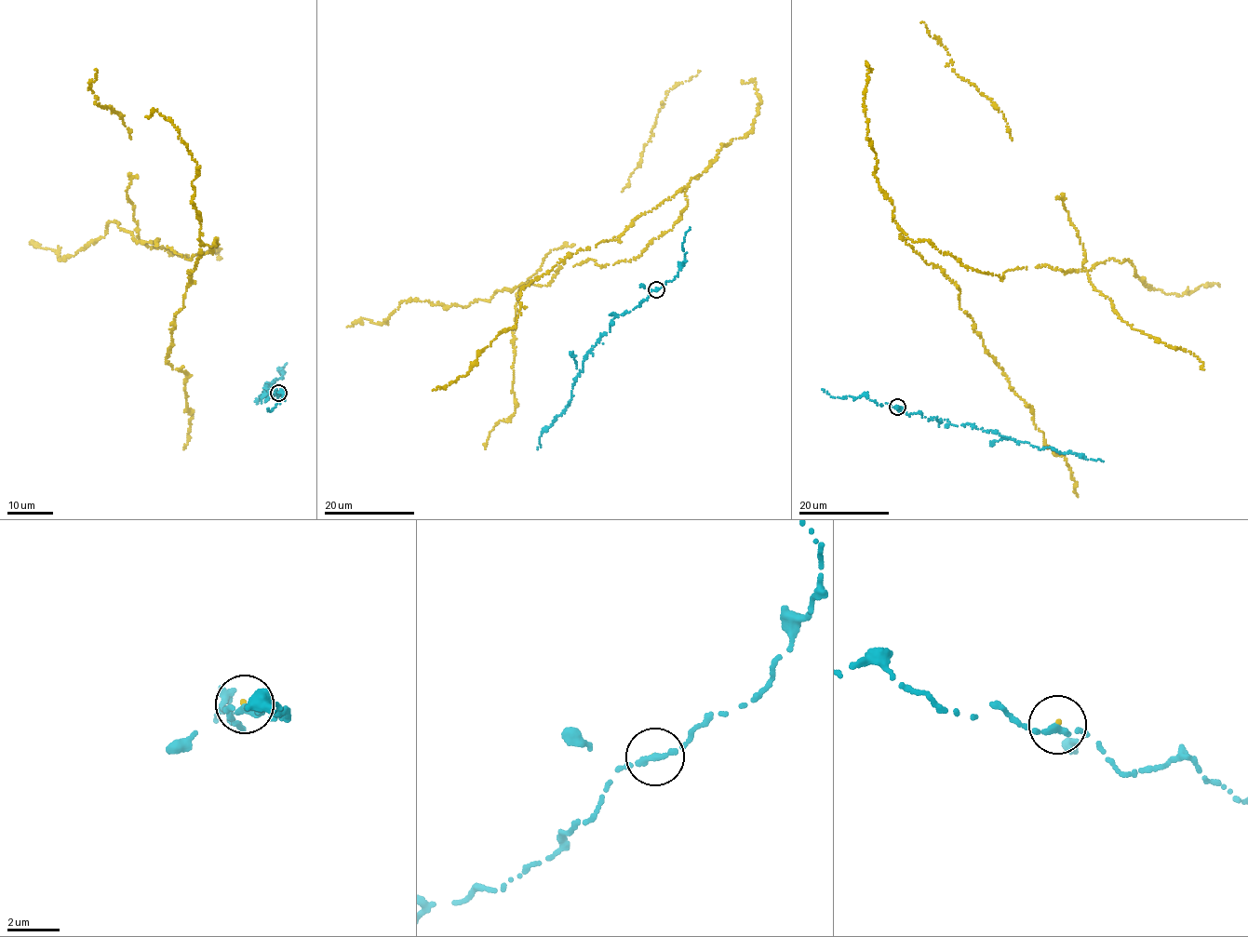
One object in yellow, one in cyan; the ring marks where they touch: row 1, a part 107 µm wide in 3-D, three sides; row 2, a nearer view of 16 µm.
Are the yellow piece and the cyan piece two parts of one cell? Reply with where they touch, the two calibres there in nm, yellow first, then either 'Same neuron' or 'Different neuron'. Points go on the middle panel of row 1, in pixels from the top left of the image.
Place: (656, 289). Thickness 90 nm (yellow) against 220 nm. Same neuron

